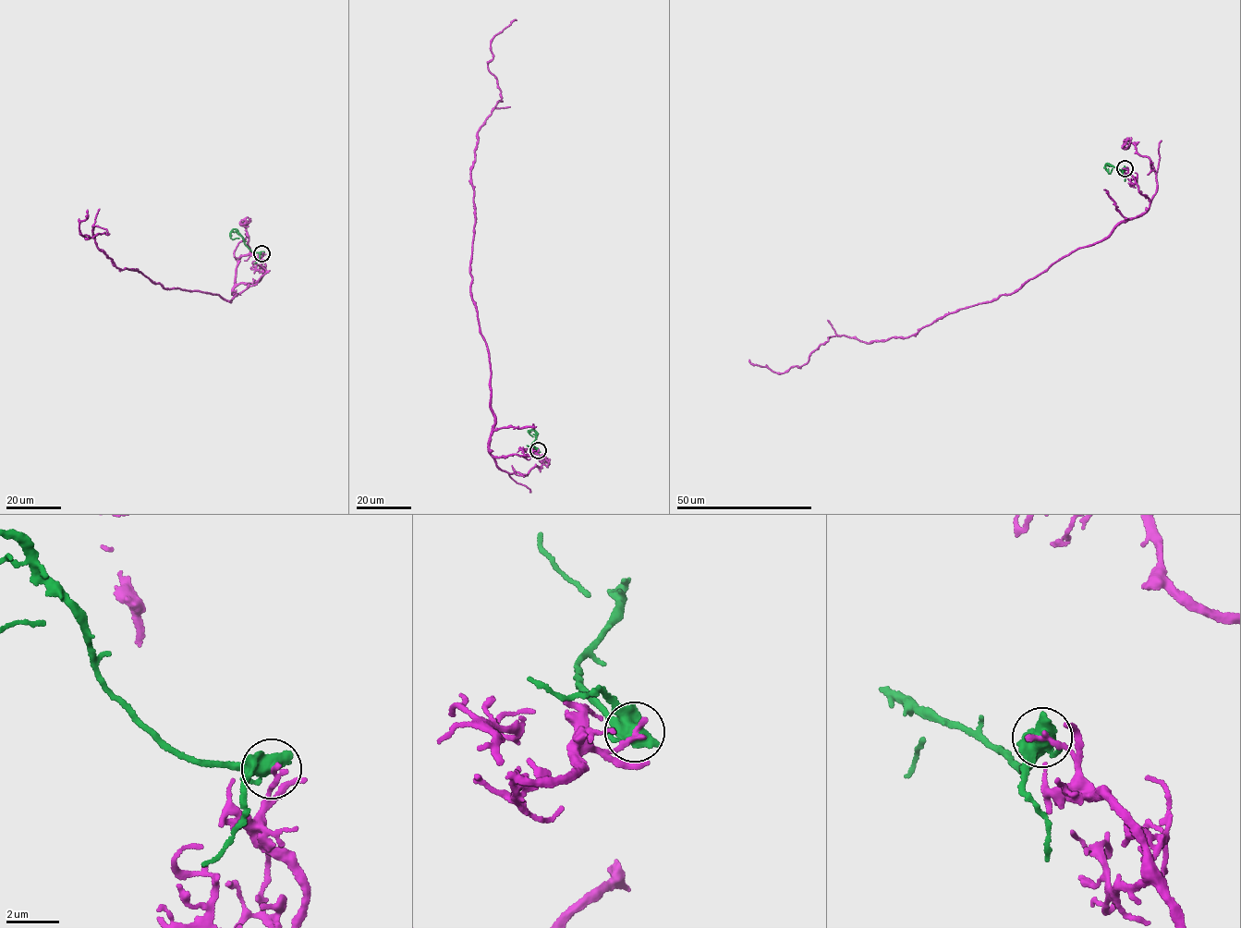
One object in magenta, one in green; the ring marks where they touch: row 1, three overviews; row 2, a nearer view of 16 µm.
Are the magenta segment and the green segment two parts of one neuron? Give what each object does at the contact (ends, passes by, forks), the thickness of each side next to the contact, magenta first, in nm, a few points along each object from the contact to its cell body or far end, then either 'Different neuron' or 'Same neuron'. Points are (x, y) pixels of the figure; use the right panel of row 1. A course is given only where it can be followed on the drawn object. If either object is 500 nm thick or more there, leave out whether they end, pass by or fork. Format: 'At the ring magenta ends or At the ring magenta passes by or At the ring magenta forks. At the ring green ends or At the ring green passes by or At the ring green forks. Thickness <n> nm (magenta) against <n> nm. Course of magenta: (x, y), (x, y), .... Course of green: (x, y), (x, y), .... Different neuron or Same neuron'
At the ring magenta ends. At the ring green forks. Thickness 240 nm (magenta) against 440 nm. Course of magenta: (1125, 168), (1149, 199), (1147, 211), (1014, 292), (907, 336), (830, 336), (806, 364), (779, 374), (748, 360). Course of green: (1125, 168), (1122, 172), (1110, 164), (1104, 166), (1109, 174), (1112, 168). Different neuron

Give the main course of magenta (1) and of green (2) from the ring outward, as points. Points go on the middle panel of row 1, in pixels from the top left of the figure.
1: (538, 451), (488, 449), (489, 361), (470, 291), (472, 161), (479, 128), (502, 102), (491, 40), (517, 19)
2: (538, 451), (531, 444), (537, 433), (528, 431), (533, 436)

